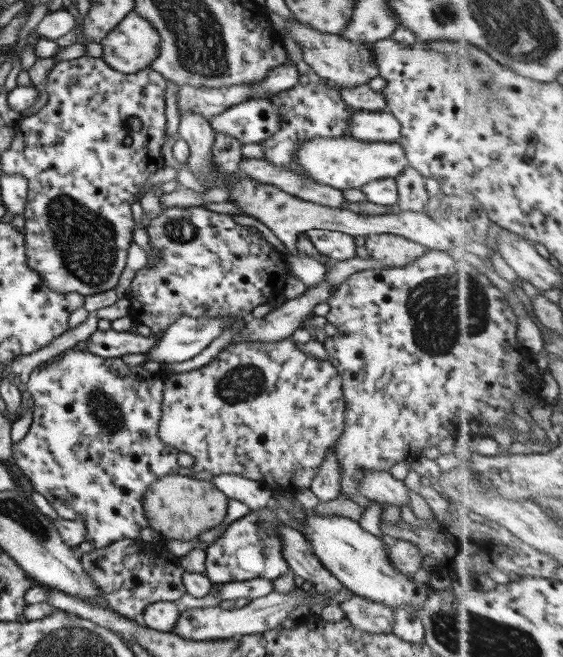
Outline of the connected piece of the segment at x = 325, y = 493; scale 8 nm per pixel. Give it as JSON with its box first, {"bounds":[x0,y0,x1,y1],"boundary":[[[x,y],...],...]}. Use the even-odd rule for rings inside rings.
{"bounds":[309,448,340,502],"boundary":[[[333,448],[329,449],[309,489],[319,502],[330,502],[330,500],[340,498],[339,473],[340,465],[334,457]]]}

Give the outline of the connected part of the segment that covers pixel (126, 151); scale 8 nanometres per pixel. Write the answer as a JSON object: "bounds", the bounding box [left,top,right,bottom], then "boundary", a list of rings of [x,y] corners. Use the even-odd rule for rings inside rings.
{"bounds":[1,54,167,296],"boundary":[[[87,54],[82,57],[57,62],[49,71],[47,76],[47,92],[48,101],[38,112],[32,115],[22,116],[15,123],[14,139],[8,149],[4,150],[1,157],[1,165],[3,172],[6,174],[22,174],[26,182],[27,200],[24,213],[25,227],[24,244],[26,244],[26,258],[28,258],[28,266],[30,270],[38,272],[40,278],[44,280],[44,284],[50,290],[56,290],[58,294],[78,293],[82,296],[92,296],[92,294],[100,294],[106,290],[112,290],[120,280],[120,274],[126,266],[126,258],[128,258],[128,248],[132,240],[132,232],[136,229],[136,223],[131,210],[134,202],[138,201],[140,188],[146,184],[146,180],[150,180],[150,176],[160,170],[164,164],[161,159],[162,144],[165,141],[167,118],[165,114],[165,92],[167,89],[167,81],[164,76],[155,72],[152,68],[133,73],[123,74],[113,70],[102,57],[95,58]],[[132,116],[137,116],[142,121],[142,129],[134,131],[127,129],[126,124]]]}

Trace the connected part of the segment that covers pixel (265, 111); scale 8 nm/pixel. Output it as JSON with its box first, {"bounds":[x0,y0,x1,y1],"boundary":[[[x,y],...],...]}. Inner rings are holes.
{"bounds":[209,98,282,144],"boundary":[[[250,98],[209,120],[218,133],[226,133],[243,144],[261,144],[282,126],[278,107],[269,99]]]}

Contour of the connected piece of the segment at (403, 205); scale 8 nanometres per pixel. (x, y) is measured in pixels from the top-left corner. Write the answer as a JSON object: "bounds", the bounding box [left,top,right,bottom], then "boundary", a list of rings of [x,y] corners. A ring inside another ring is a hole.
{"bounds":[395,165,437,211],"boundary":[[[410,165],[395,178],[398,192],[397,205],[400,211],[437,211],[432,204],[430,194],[426,190],[425,179],[425,176],[422,176]]]}

